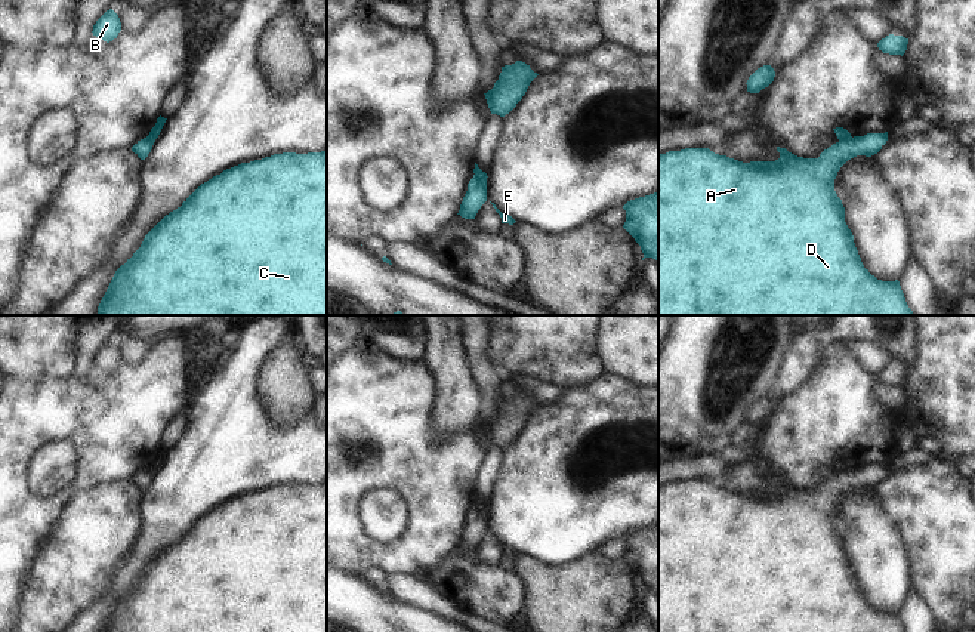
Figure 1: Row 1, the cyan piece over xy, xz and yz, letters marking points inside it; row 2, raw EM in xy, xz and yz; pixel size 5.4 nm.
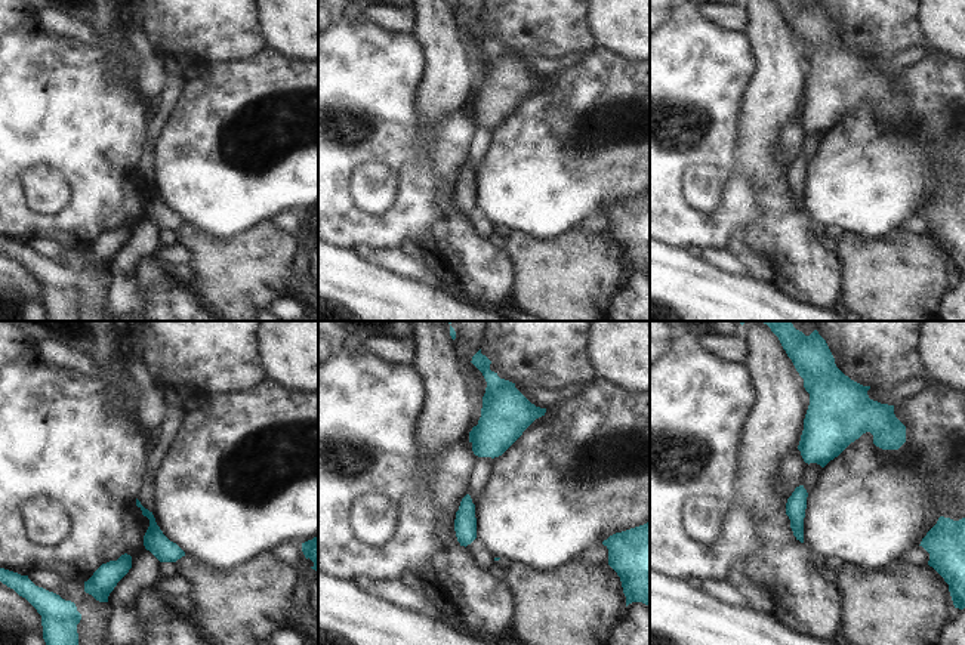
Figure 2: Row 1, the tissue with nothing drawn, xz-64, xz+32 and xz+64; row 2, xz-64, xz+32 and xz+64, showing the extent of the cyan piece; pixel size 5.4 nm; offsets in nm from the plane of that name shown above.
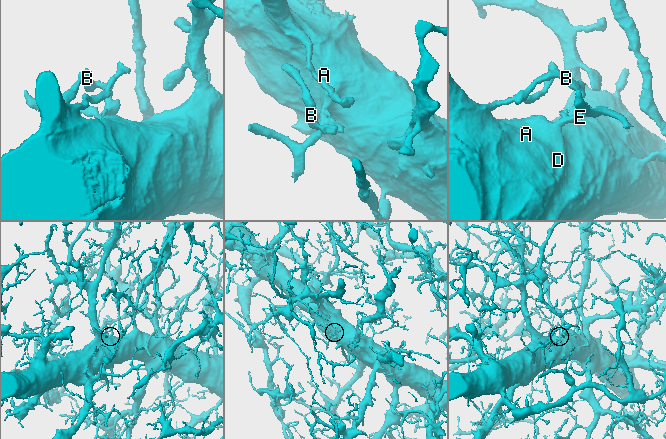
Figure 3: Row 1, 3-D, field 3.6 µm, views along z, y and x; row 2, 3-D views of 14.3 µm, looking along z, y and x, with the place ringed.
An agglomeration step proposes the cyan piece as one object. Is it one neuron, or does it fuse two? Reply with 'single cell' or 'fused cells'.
fused cells

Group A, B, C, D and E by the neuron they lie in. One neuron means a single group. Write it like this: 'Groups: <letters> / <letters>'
Groups: A C D / B E.

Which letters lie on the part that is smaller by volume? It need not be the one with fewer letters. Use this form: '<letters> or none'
B, E

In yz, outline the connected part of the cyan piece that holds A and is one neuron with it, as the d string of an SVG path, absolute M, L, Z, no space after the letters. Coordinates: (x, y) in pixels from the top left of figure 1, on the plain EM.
M867 465L843 471L818 490L803 490L777 478L780 490L775 493L743 494L719 487L709 480L685 480L658 485L658 632L905 632L900 613L882 613L864 599L854 567L845 554L845 539L834 522L834 511L840 499L857 487L871 488L888 472L885 465Z

